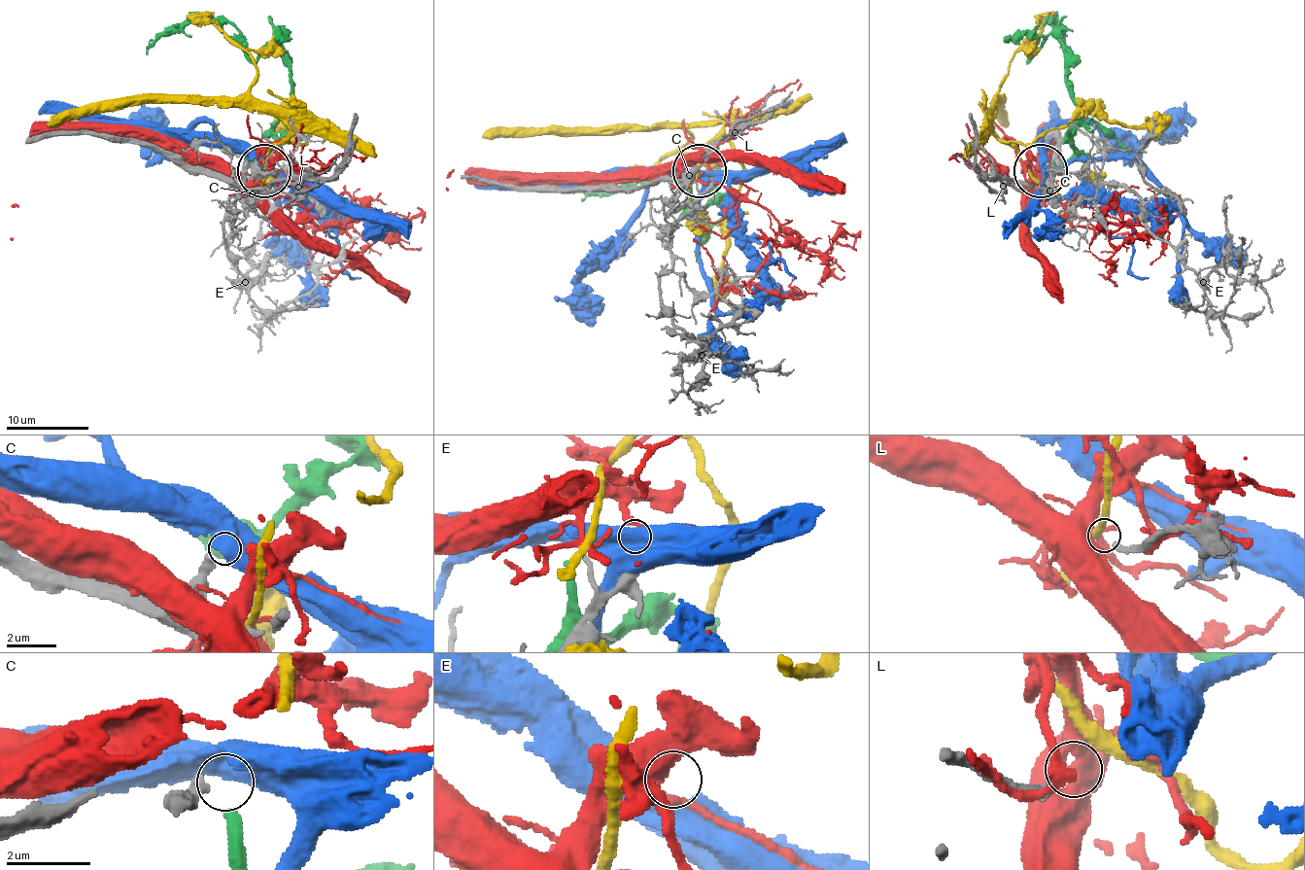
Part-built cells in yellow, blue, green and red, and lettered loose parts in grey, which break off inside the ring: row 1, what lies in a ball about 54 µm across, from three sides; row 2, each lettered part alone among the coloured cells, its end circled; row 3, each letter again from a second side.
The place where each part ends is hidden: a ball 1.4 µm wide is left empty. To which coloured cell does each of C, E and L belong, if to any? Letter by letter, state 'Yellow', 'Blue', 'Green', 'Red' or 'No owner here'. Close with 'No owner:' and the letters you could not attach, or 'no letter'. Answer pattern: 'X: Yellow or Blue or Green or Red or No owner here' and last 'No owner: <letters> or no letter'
C: Green
E: Red
L: No owner here
No owner: L

